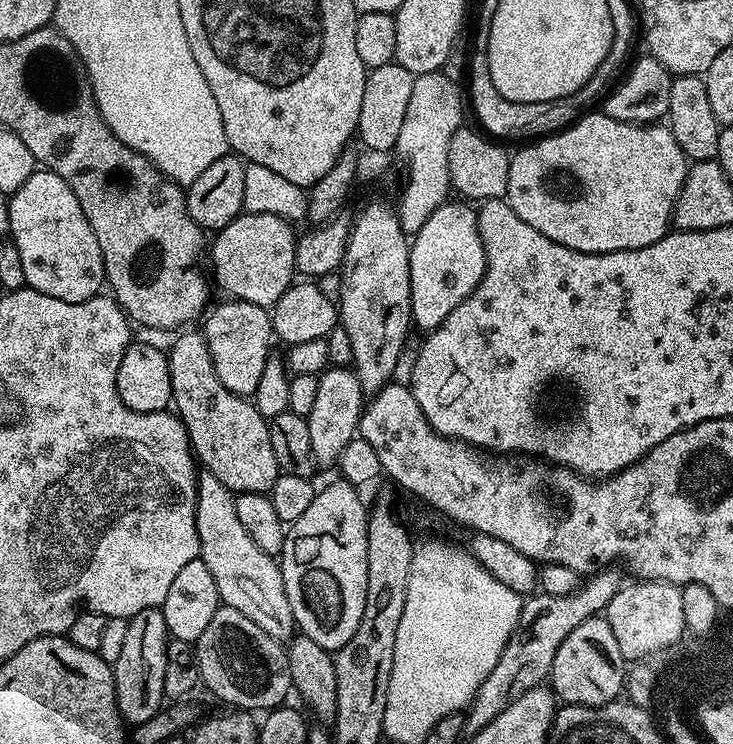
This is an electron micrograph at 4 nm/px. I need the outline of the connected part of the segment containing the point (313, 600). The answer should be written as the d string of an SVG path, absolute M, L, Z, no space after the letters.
M336 478L333 484L321 487L314 502L302 513L298 522L287 525L284 549L278 563L282 582L286 586L286 598L290 598L290 610L296 619L296 627L318 646L335 650L346 646L362 622L362 610L366 606L366 542L368 541L368 513L361 493L352 484Z

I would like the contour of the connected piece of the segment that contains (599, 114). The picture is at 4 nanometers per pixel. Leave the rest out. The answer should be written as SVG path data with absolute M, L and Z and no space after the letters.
M593 110L581 116L576 123L571 124L563 132L557 132L554 136L543 137L535 142L525 143L521 148L524 148L521 152L513 151L510 156L510 182L508 183L506 199L508 205L514 210L514 214L518 214L518 218L522 218L522 222L534 226L534 230L538 230L538 234L546 234L546 238L550 238L556 244L586 254L606 254L618 250L642 250L642 246L654 246L654 242L658 242L668 235L672 224L672 208L676 205L678 194L686 182L690 161L684 155L682 146L678 146L671 128L663 123L627 124L605 116L603 111Z

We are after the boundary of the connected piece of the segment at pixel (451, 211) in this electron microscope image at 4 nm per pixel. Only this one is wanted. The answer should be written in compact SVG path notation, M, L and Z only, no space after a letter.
M446 202L430 218L426 226L411 237L410 294L412 295L412 323L417 329L438 327L478 286L484 273L484 247L476 221L476 208L471 203Z

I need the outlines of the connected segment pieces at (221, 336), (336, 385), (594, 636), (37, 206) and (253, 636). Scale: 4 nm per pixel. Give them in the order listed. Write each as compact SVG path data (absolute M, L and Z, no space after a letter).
M228 298L225 301L225 304L218 305L216 309L213 307L207 313L202 331L208 343L210 358L214 362L214 370L222 386L239 396L251 397L258 390L262 369L273 351L272 317L269 309L254 306L245 300Z
M327 367L318 377L318 395L307 416L310 426L310 450L313 461L324 468L332 468L338 462L342 449L358 435L360 415L366 405L366 394L362 390L355 371L351 367Z
M597 614L586 618L582 626L574 626L570 634L566 634L566 642L558 646L558 654L554 654L554 662L550 673L550 688L557 701L564 704L577 704L587 708L597 708L603 704L611 704L616 696L625 691L626 661L622 650L618 650L618 641L614 638L614 630L610 630L607 619Z
M37 170L33 176L26 178L26 182L17 192L11 193L8 209L10 240L15 244L22 260L27 287L42 294L50 294L50 298L58 298L62 302L86 302L92 296L101 295L106 281L98 238L94 238L94 230L90 230L90 222L86 222L86 214L82 214L82 206L78 206L74 190L70 190L70 186L66 186L66 182L58 178L58 174Z
M221 606L210 618L210 626L202 633L194 645L196 661L200 667L203 687L208 687L214 695L236 710L279 708L293 691L288 654L281 641L270 638L262 626L250 622L246 614Z

